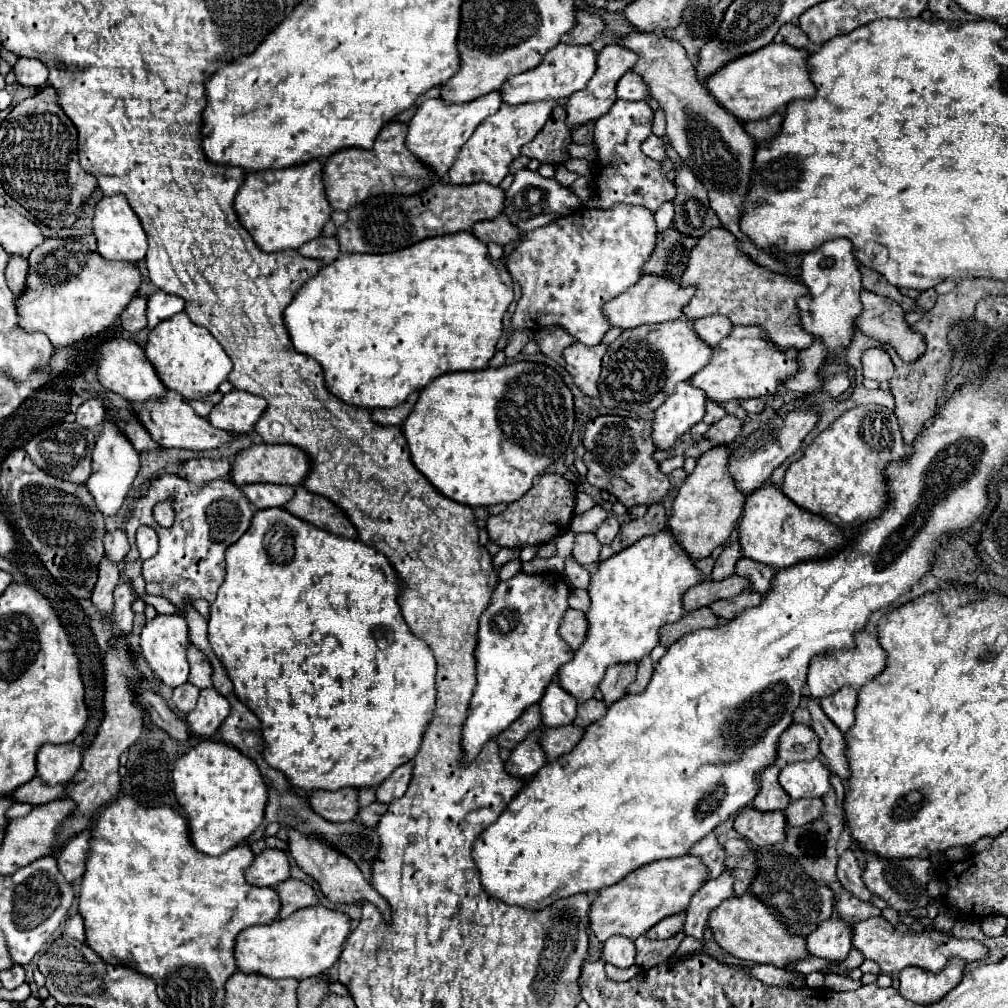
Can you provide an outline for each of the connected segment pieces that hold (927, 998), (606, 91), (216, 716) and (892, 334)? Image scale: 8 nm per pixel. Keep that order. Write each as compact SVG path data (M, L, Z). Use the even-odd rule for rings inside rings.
M951 958L947 966L933 974L917 966L903 968L899 972L899 994L917 1004L933 1004L941 1000L951 988L955 988L965 972L965 962L961 958Z
M611 44L601 50L601 54L597 56L597 70L591 76L587 88L583 88L583 92L575 92L575 96L569 96L569 100L565 104L565 110L567 110L565 124L569 130L573 130L581 124L587 124L591 120L597 120L599 116L609 112L611 104L617 100L615 84L619 82L619 76L623 76L625 72L631 70L631 64L635 64L635 52L627 52L625 48L619 48L619 44Z
M205 688L199 694L197 706L195 710L191 710L187 714L187 724L191 730L195 730L195 734L199 736L211 736L217 732L219 724L227 718L229 712L229 704L223 696L219 696L219 692L215 692L215 688Z
M861 292L861 302L863 302L863 314L857 318L857 328L865 336L875 338L881 344L891 344L903 362L915 362L923 356L925 338L921 336L921 332L913 330L907 324L905 312L903 312L903 308L899 308L899 304L895 304L893 300L887 300L885 296L875 296L871 292Z

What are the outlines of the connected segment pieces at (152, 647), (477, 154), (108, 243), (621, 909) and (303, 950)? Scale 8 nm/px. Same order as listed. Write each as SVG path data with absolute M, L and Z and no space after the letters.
M157 614L151 622L147 622L143 626L141 636L139 636L141 656L147 660L153 674L165 686L171 686L171 688L177 688L179 684L187 682L187 674L189 674L189 664L187 664L187 658L185 658L187 644L189 644L187 622L179 614Z
M551 102L551 104L523 104L523 106L503 104L495 114L485 118L477 126L473 136L463 144L463 148L457 154L457 160L449 168L449 182L451 184L487 182L491 186L499 186L501 180L509 172L511 160L517 158L519 148L535 138L535 134L547 122L547 116L551 116L551 108L555 104L557 102Z
M105 196L95 206L93 234L97 238L97 252L105 260L137 264L139 260L145 258L145 252L147 252L147 236L145 236L145 232L143 232L143 228L139 224L139 218L135 216L135 212L131 212L131 206L121 196L109 196L109 198Z
M691 854L683 858L645 864L645 868L637 868L621 882L597 892L589 912L591 930L599 942L609 940L611 936L625 936L635 940L645 934L653 924L657 924L659 918L667 918L675 912L685 910L687 902L703 886L705 880L707 868L703 868L703 864L699 864L699 860L695 860L695 856Z
M319 904L301 908L285 920L273 920L261 926L249 926L235 938L235 964L245 974L263 974L279 978L311 978L337 964L343 942L349 936L349 918Z

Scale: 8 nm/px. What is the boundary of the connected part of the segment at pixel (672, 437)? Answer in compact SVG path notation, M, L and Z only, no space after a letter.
M679 382L671 396L655 410L651 440L657 450L671 450L675 440L705 416L707 398L699 388Z

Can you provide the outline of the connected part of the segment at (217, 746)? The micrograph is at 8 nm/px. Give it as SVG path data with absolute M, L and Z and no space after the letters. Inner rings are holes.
M201 740L175 762L173 792L187 814L193 846L207 856L219 856L243 844L263 822L267 786L259 768L251 758L217 740Z

